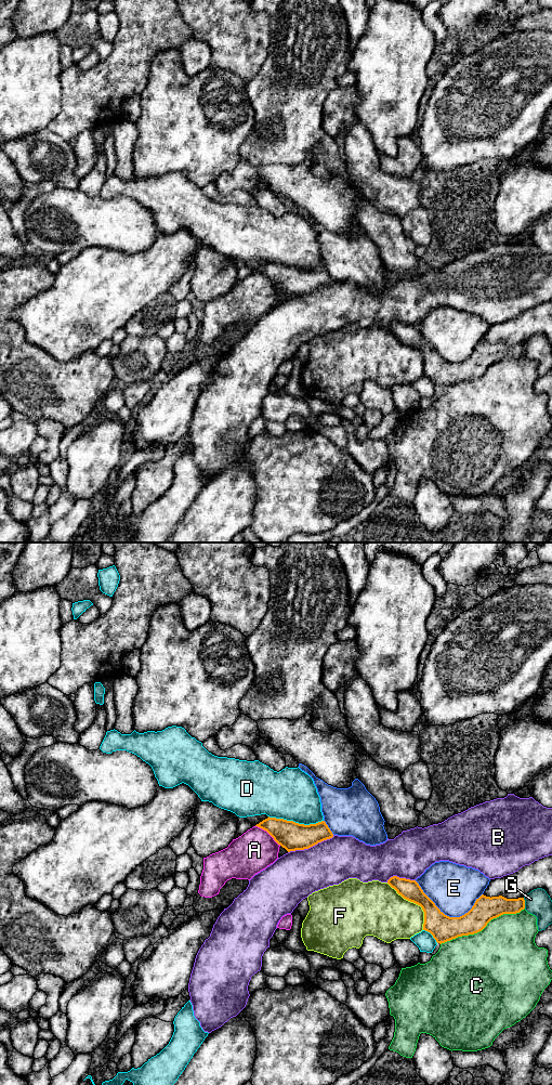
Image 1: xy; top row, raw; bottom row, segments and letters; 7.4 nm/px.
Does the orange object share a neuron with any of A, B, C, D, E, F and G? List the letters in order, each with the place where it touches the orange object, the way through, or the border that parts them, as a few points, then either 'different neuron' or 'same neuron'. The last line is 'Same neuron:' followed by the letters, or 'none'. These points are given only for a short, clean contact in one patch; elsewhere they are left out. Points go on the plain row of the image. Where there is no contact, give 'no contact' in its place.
A: meets orange in xy at (268, 278); different neuron
B: meets orange in xy at (311, 291); different neuron
C: meets orange in xy at (482, 375); different neuron
D: meets orange in xy at (294, 268); different neuron
E: meets orange in xy at (448, 362); different neuron
F: meets orange in xy at (415, 348); different neuron
G: meets orange in xy at (524, 349); different neuron
Same neuron: none

